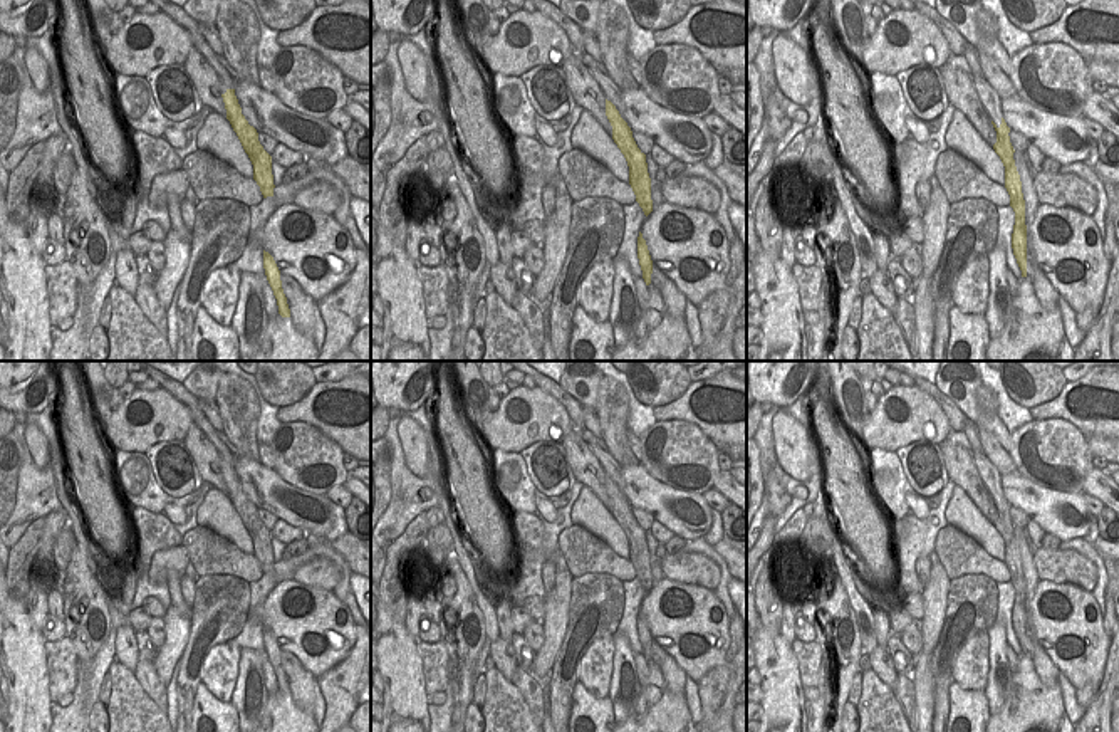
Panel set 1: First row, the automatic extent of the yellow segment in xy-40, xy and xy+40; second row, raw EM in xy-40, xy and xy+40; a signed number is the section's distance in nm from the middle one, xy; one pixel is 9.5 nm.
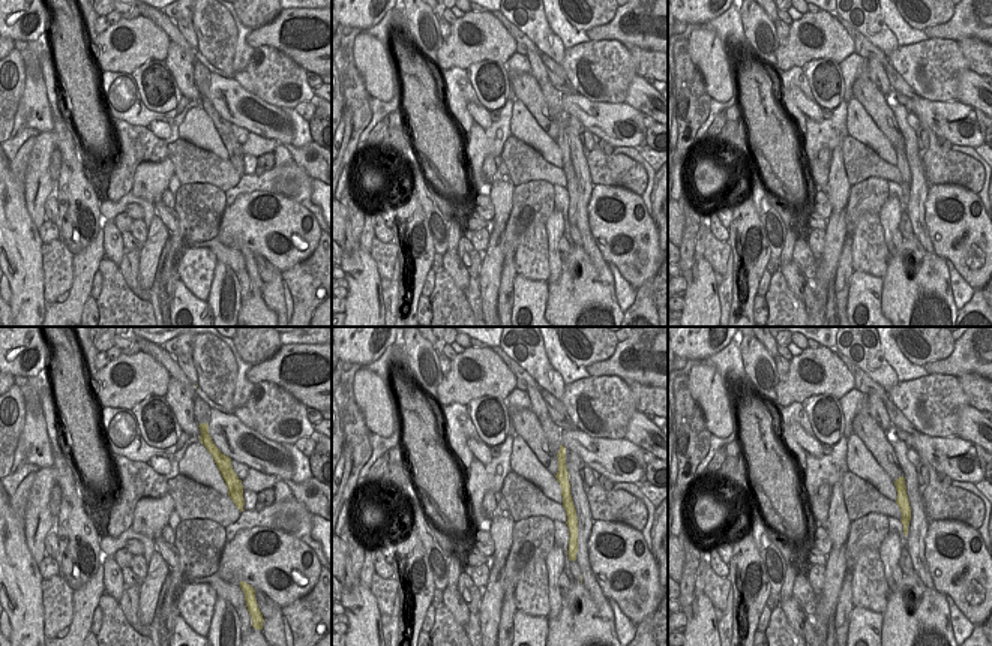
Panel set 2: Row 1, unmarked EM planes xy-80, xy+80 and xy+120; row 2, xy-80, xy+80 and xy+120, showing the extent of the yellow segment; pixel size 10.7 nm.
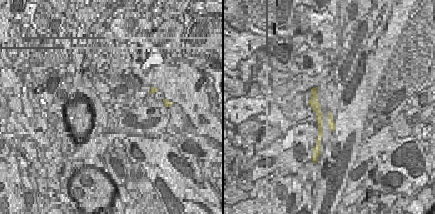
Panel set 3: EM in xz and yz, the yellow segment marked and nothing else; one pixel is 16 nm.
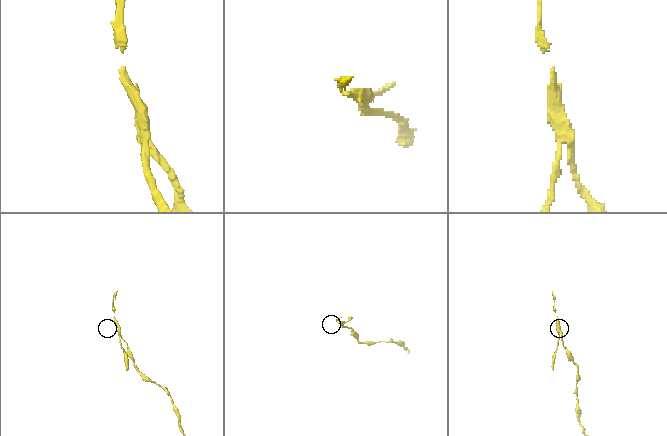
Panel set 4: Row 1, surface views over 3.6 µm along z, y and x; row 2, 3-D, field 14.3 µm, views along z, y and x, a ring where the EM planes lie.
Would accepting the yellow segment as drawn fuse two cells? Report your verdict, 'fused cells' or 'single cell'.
fused cells

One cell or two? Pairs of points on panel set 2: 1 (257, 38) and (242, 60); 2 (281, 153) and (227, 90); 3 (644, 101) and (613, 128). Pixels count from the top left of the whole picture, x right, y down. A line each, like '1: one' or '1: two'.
1: two
2: two
3: two

